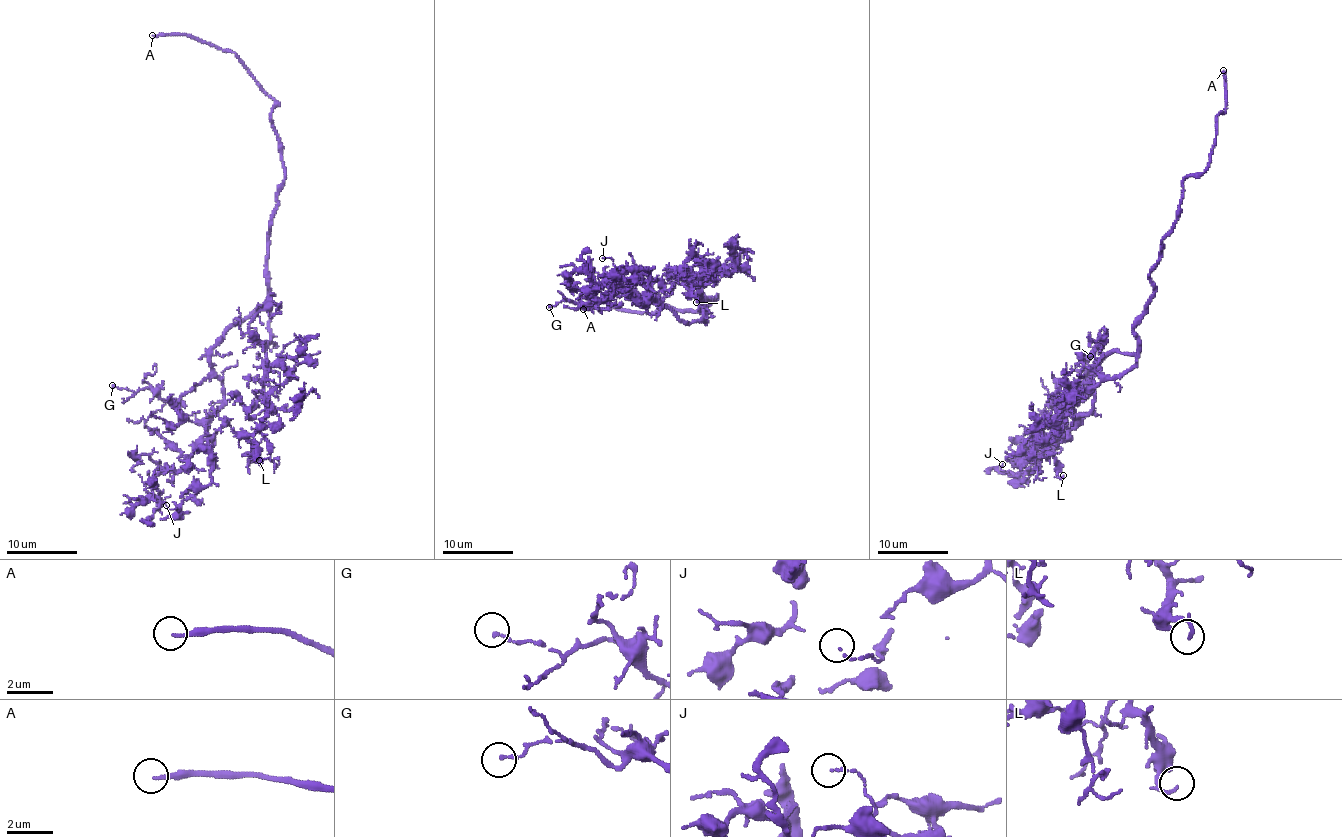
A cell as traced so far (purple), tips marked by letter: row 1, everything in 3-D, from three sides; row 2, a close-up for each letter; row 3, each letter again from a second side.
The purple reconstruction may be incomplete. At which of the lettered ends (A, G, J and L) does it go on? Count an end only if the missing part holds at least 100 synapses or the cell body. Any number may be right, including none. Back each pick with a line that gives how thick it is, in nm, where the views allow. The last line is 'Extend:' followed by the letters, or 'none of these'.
A: 160 nm
Extend: A

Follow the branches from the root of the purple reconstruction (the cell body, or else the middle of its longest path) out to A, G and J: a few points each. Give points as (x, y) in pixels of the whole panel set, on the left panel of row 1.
A: (267, 293), (269, 227), (284, 179), (271, 119), (274, 100), (233, 52), (186, 35), (152, 35)
G: (267, 293), (212, 351), (206, 378), (174, 403), (149, 387), (134, 392), (112, 385)
J: (267, 293), (212, 351), (211, 373), (223, 385), (225, 402), (208, 425), (211, 481), (180, 511), (166, 505)

